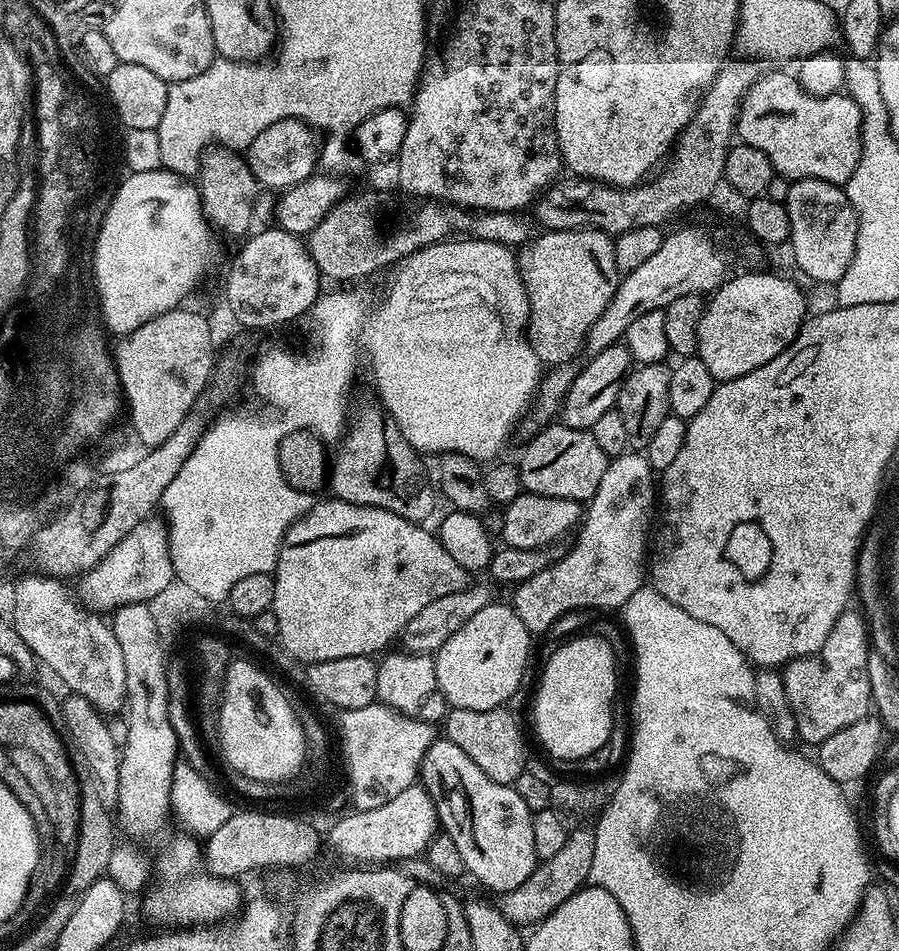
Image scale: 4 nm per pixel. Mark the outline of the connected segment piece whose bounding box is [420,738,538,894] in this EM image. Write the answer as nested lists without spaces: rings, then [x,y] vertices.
[[[446,738],[433,739],[420,763],[420,776],[422,787],[432,795],[443,835],[454,838],[462,853],[465,873],[495,894],[512,892],[522,886],[538,861],[534,850],[533,812],[513,785],[486,778],[486,774]]]

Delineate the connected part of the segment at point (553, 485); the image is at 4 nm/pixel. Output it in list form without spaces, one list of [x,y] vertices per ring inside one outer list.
[[[559,422],[549,423],[539,431],[518,459],[524,491],[550,498],[588,502],[601,485],[602,474],[606,471],[610,457],[602,454],[591,431],[571,428]]]

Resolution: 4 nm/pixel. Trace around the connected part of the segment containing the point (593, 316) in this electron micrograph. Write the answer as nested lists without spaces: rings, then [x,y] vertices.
[[[597,228],[544,230],[519,249],[516,264],[520,268],[520,277],[526,286],[526,294],[528,295],[528,341],[530,341],[532,348],[538,354],[541,365],[559,366],[562,364],[572,364],[575,361],[575,356],[580,351],[582,353],[585,351],[589,330],[594,326],[594,322],[598,322],[598,318],[602,318],[602,310],[606,310],[606,306],[610,306],[610,298],[614,298],[614,294],[618,290],[622,279],[622,274],[618,270],[618,262],[614,262],[614,246],[612,245],[612,241],[613,237],[611,235],[601,232]]]

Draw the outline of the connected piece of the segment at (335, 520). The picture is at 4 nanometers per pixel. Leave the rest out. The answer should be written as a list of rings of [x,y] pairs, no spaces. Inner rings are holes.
[[[327,499],[321,504],[313,503],[305,516],[289,526],[280,544],[280,560],[274,573],[272,611],[278,618],[278,643],[304,666],[334,658],[375,657],[434,598],[454,594],[454,590],[467,588],[470,583],[469,573],[446,554],[439,539],[433,533],[431,536],[423,523],[407,520],[390,510]]]

